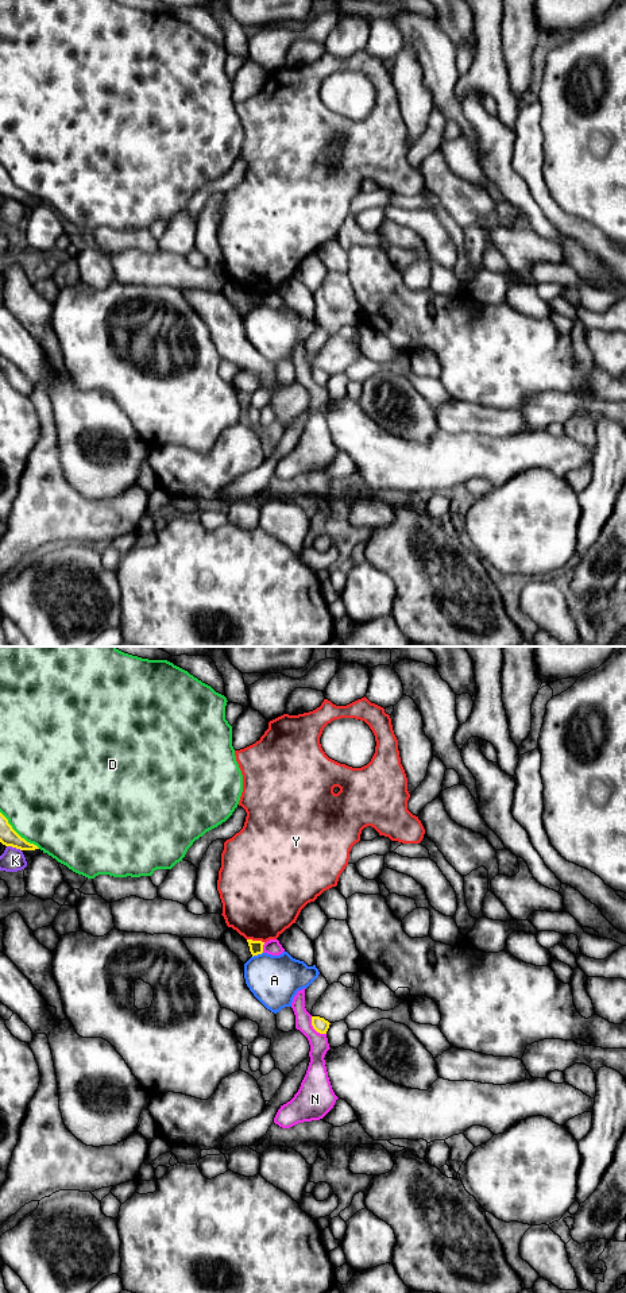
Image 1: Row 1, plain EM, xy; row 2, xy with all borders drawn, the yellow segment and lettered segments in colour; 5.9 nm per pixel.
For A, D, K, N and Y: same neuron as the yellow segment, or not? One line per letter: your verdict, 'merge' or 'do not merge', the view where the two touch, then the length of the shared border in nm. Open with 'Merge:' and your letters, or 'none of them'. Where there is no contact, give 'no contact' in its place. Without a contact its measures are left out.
Merge: none of them
A: do not merge | xy | 70 nm
D: do not merge | xy | 320 nm
K: do not merge | xy | 90 nm
N: do not merge | xy | 140 nm
Y: do not merge | xy | 110 nm

